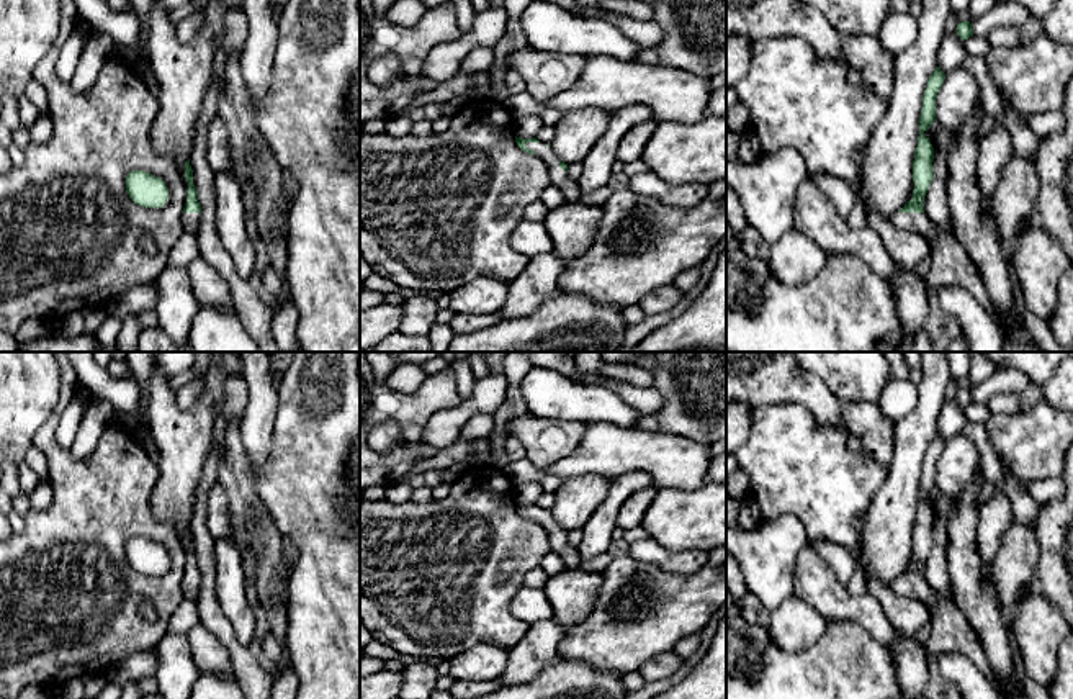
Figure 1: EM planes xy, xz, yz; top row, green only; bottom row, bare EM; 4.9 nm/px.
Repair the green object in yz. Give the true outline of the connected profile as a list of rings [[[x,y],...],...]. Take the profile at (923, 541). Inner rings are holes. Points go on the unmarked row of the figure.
[[[937,434],[927,447],[919,485],[919,504],[913,527],[913,565],[890,584],[890,589],[896,594],[919,601],[927,609],[931,617],[927,627],[929,638],[926,643],[927,653],[963,653],[991,683],[999,699],[1008,699],[1008,691],[990,666],[985,650],[965,616],[947,596],[936,596],[924,579],[923,568],[934,545],[934,514],[924,499],[936,488],[936,465],[944,445],[945,440]]]

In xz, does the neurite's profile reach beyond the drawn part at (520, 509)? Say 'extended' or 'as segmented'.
extended

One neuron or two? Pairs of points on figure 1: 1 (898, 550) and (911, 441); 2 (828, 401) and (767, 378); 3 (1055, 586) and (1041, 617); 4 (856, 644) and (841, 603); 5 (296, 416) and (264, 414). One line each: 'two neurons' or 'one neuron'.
1: one neuron
2: one neuron
3: two neurons
4: two neurons
5: two neurons

